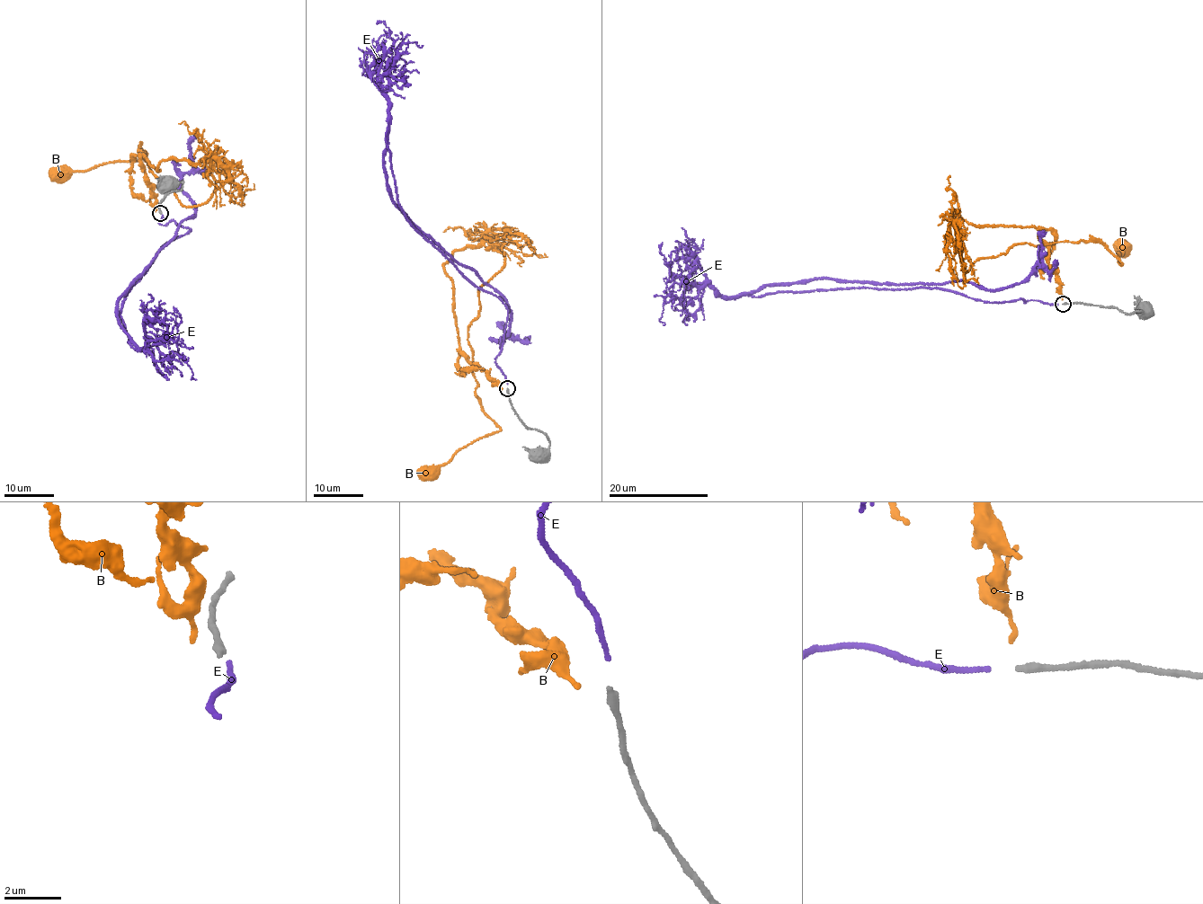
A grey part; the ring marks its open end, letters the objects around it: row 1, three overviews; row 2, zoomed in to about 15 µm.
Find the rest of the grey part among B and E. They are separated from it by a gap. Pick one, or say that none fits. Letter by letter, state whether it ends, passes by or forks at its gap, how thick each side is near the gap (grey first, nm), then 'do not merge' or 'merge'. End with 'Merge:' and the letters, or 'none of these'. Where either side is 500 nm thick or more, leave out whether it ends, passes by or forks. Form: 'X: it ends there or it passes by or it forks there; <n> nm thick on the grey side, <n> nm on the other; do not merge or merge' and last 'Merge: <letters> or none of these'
B: it ends there; 280 nm thick on the grey side, 170 nm on the other; do not merge
E: it ends there; 280 nm thick on the grey side, 160 nm on the other; merge
Merge: E

